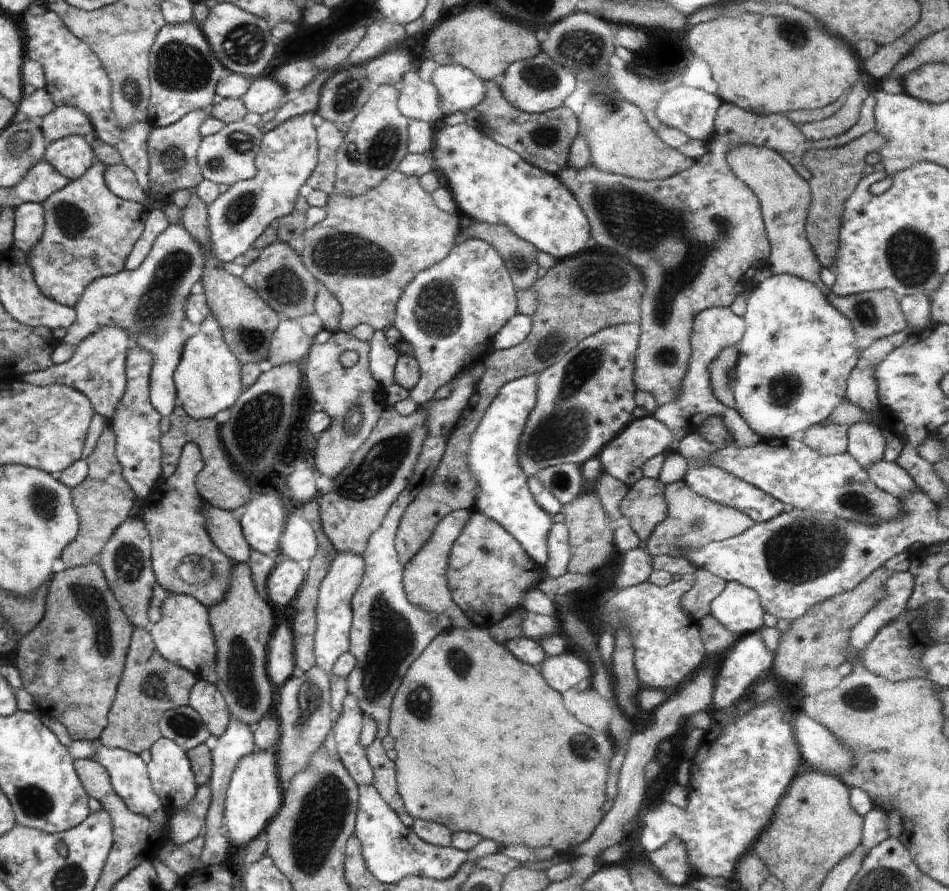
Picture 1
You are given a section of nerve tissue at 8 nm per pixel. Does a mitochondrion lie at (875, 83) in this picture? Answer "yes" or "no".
no

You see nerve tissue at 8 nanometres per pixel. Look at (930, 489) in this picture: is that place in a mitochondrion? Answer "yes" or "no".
no

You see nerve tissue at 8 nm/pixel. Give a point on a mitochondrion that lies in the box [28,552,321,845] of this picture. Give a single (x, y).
(88, 596)

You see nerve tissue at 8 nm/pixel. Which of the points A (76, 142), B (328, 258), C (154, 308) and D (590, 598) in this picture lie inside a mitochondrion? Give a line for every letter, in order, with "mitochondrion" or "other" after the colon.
A: other
B: mitochondrion
C: mitochondrion
D: other

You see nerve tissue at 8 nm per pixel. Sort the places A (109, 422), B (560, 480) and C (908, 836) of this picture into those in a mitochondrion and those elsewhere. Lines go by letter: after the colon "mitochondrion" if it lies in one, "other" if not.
A: other
B: mitochondrion
C: other

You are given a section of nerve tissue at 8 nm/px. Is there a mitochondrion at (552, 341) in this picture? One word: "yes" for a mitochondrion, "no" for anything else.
yes

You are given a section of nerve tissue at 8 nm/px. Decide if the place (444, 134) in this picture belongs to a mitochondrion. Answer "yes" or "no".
no

